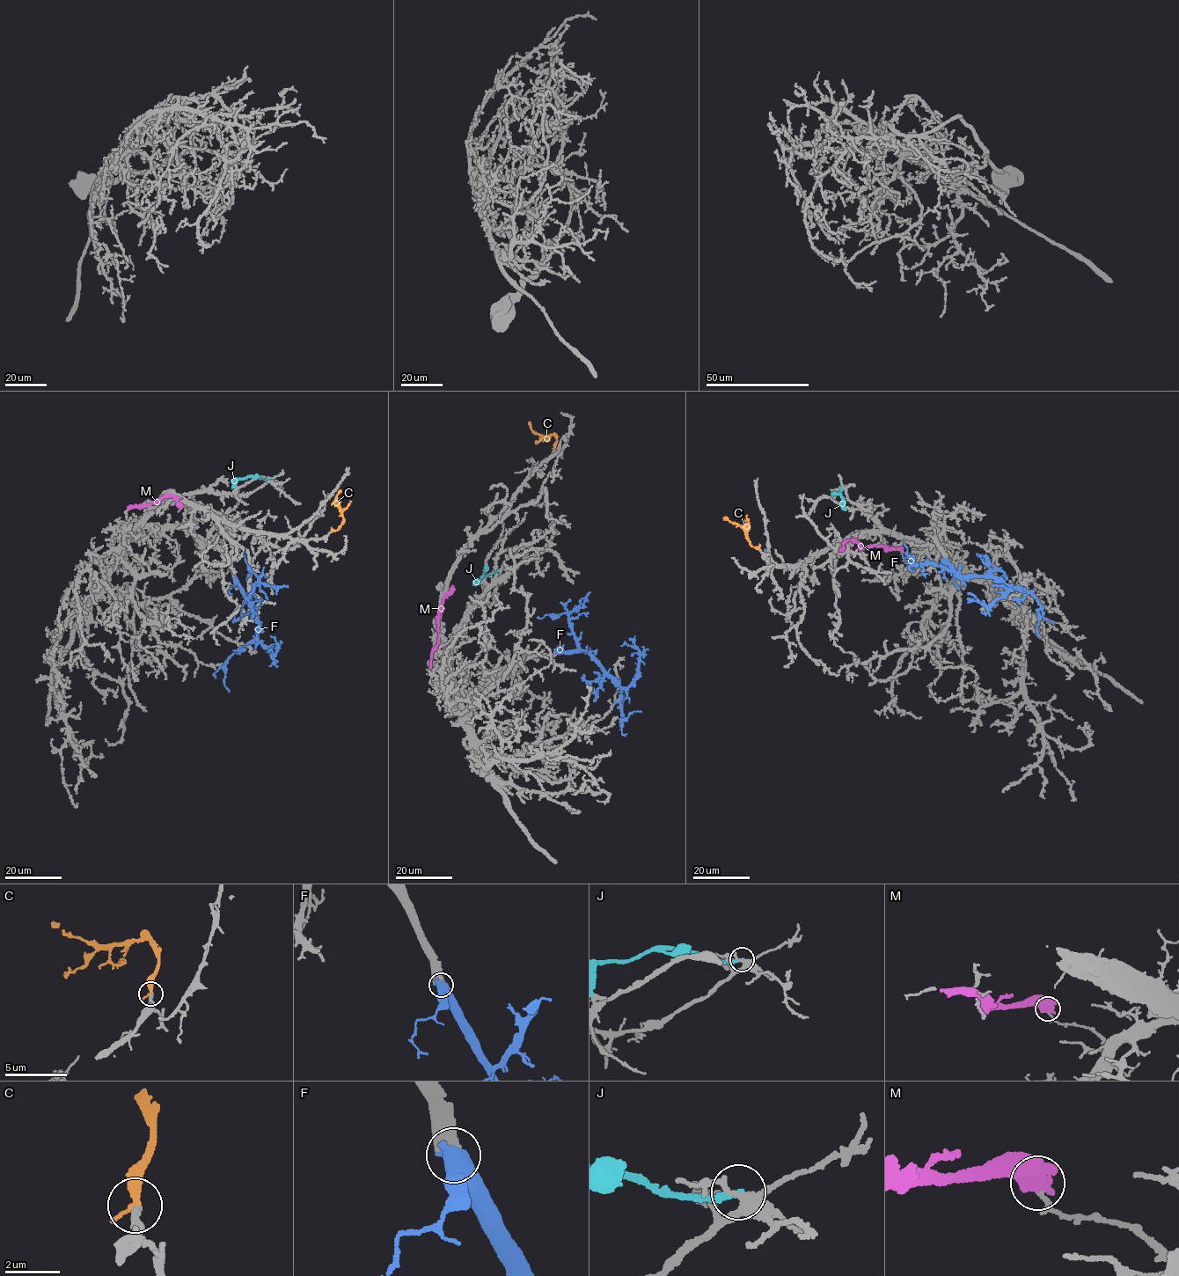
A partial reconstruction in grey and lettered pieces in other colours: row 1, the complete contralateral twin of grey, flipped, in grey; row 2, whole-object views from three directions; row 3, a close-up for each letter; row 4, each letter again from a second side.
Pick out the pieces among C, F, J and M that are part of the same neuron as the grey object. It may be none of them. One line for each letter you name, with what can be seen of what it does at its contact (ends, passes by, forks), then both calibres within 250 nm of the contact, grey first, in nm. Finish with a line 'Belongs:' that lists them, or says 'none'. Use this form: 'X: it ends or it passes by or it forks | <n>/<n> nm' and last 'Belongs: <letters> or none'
C: it passes by | 260/280 nm
Belongs: C

